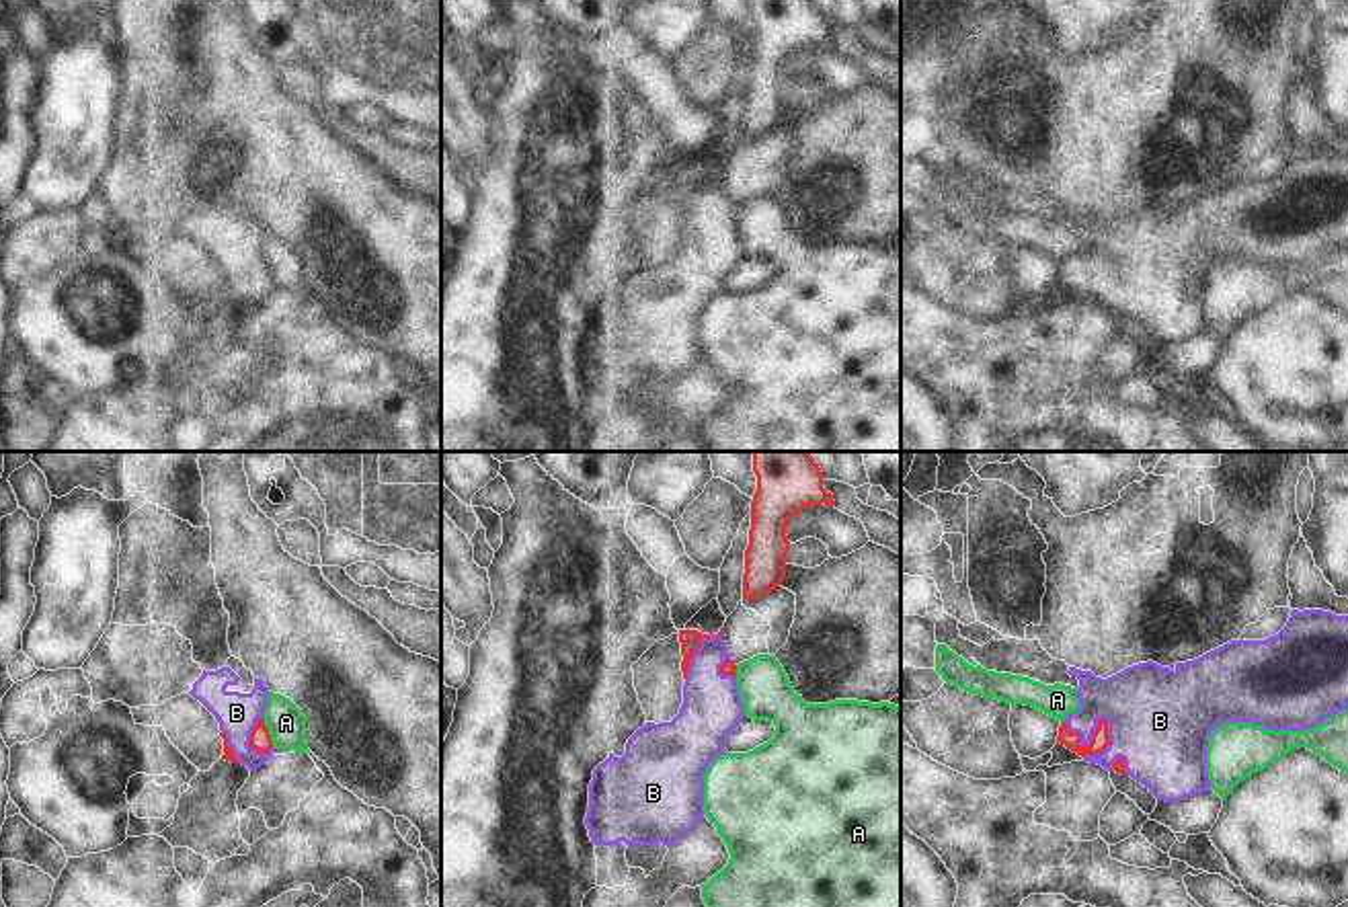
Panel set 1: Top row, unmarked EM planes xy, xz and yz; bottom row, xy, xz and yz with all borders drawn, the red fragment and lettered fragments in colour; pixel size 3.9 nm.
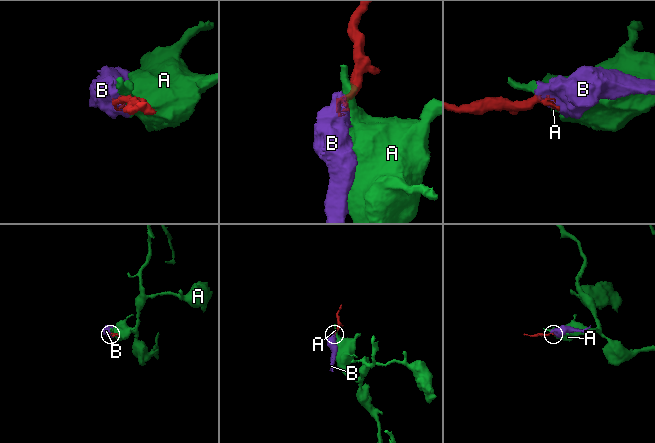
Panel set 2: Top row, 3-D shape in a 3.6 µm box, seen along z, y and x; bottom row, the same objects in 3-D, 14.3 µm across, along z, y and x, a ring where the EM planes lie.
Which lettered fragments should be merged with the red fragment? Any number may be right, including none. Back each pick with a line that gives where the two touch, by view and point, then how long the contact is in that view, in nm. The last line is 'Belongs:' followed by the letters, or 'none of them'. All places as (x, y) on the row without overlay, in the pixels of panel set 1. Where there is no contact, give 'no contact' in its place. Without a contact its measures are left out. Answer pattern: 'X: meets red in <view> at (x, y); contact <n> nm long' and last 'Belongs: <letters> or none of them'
B: meets red in yz at (1092, 275); contact 200 nm long
Belongs: B

